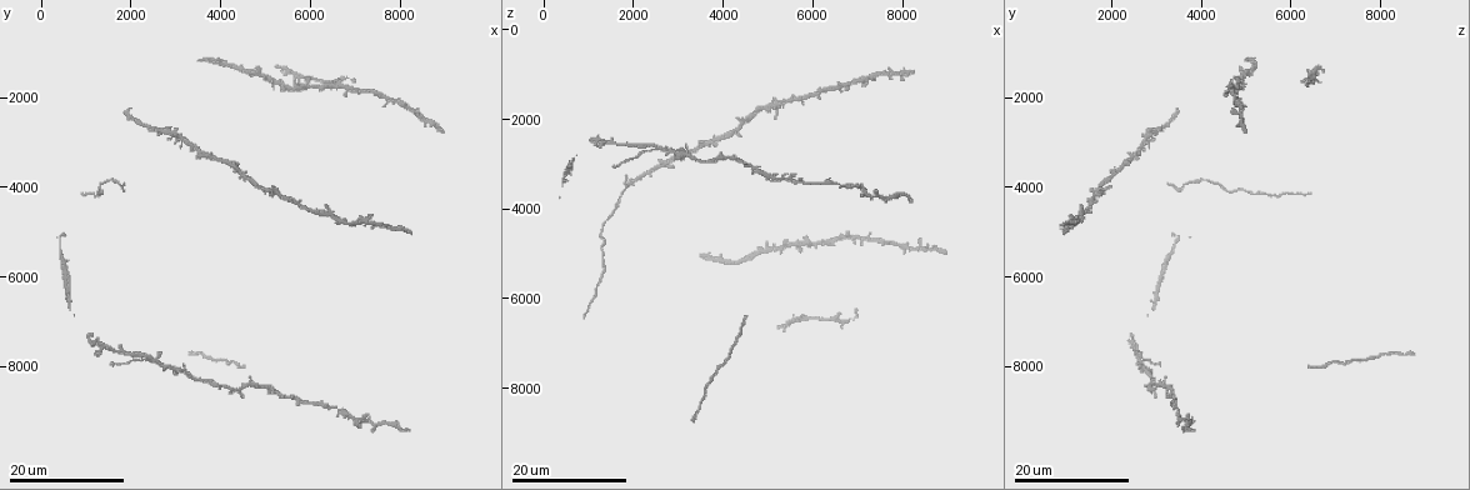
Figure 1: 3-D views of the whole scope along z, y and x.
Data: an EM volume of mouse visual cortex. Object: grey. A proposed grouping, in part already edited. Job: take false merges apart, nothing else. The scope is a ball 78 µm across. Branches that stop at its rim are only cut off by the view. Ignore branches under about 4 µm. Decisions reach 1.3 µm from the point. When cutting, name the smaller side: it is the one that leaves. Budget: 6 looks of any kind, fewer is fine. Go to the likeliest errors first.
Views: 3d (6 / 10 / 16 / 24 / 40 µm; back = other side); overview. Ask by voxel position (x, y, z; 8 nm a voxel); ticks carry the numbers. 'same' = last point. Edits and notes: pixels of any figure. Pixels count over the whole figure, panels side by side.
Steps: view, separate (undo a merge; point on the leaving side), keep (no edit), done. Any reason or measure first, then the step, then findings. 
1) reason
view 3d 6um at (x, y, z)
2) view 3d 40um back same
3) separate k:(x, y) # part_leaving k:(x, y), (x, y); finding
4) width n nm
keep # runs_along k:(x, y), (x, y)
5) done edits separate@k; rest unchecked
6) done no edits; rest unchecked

thin arm on a thick one
view 3d 16um at (2500, 7900, 2700)

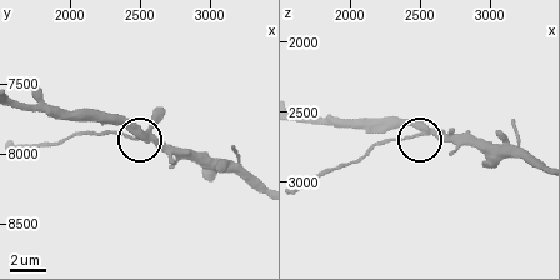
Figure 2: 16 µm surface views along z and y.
closer look
view 3d 10um at (2500, 7900, 2640)

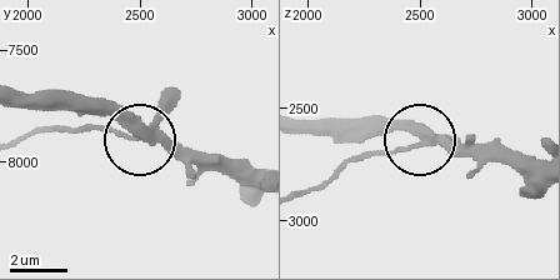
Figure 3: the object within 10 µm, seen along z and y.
side_arm 9 um; arms 4
separate 3:(108, 126) # a second neuron is stuck on

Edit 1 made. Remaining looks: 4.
view overview

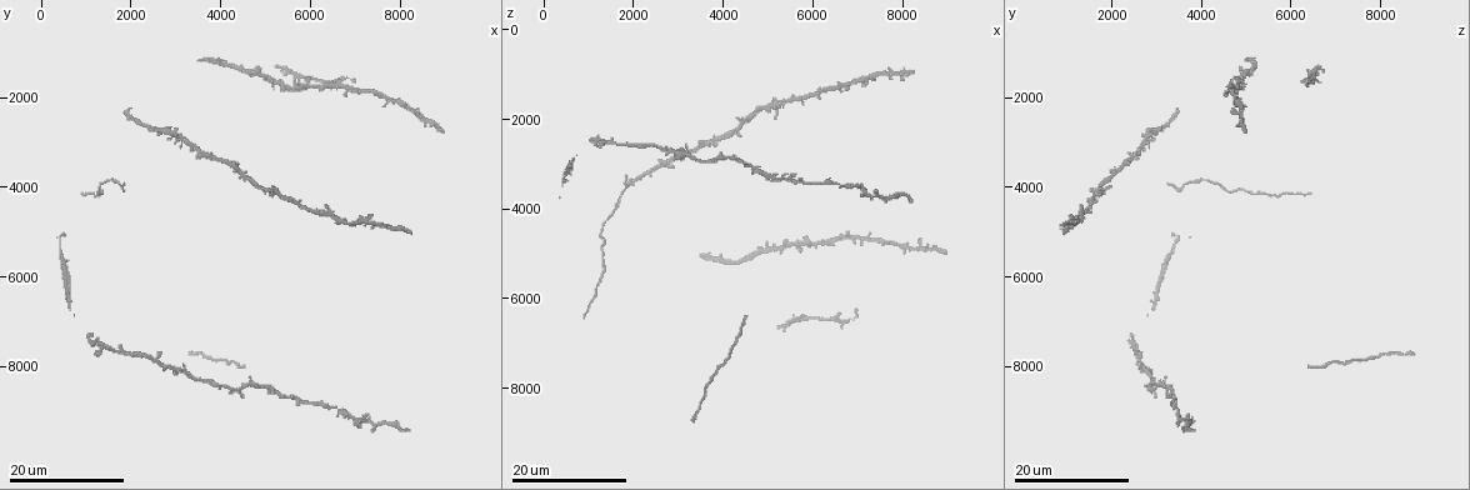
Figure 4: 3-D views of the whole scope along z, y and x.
view 3d 24um at (5100, 8500, 3300)

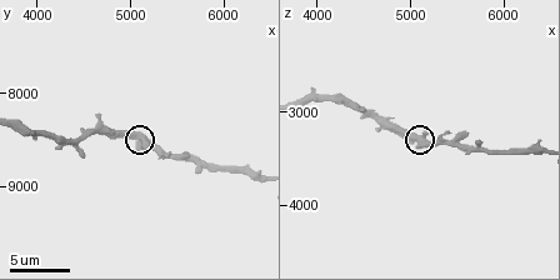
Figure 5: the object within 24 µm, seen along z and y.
view 3d 6um at (5100, 8500, 3350)

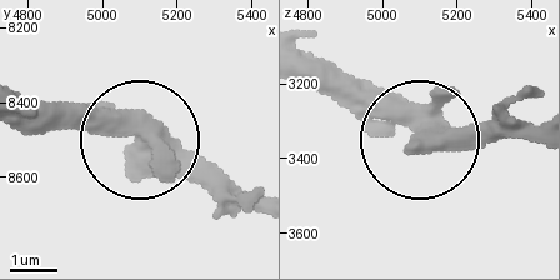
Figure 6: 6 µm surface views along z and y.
width 400 nm
keep # runs_along 6:(306, 50), (414, 134), (534, 138); continuous, no second neuron

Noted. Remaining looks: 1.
done edits separate@3; rest unchecked

